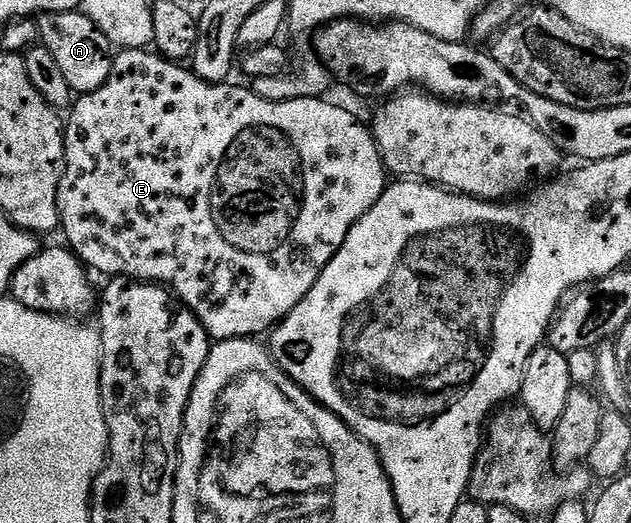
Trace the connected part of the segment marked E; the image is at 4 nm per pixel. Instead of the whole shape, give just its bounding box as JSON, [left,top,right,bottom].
[56,49,386,340]

